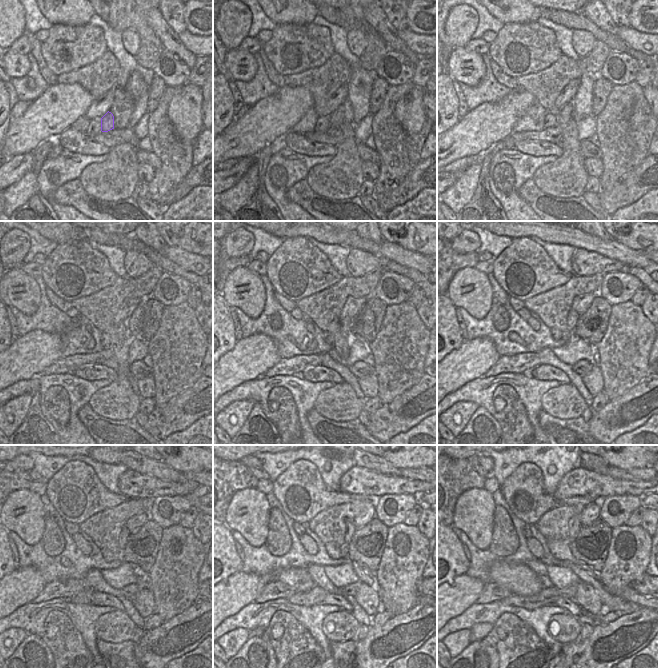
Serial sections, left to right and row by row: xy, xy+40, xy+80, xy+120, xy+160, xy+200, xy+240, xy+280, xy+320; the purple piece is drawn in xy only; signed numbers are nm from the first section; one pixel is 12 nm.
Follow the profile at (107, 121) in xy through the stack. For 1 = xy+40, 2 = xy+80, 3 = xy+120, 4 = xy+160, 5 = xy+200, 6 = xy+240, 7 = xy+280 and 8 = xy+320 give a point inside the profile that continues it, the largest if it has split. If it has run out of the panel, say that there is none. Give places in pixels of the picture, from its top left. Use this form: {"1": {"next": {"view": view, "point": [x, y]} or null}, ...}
{"1": {"next": {"view": "xy+40", "point": [336, 119]}}, "2": {"next": {"view": "xy+80", "point": [564, 115]}}, "3": {"next": {"view": "xy+120", "point": [117, 338]}}, "4": {"next": {"view": "xy+160", "point": [340, 338]}}, "5": {"next": {"view": "xy+200", "point": [571, 320]}}, "6": {"next": {"view": "xy+240", "point": [124, 534]}}, "7": {"next": {"view": "xy+280", "point": [350, 528]}}, "8": {"next": {"view": "xy+320", "point": [574, 523]}}}

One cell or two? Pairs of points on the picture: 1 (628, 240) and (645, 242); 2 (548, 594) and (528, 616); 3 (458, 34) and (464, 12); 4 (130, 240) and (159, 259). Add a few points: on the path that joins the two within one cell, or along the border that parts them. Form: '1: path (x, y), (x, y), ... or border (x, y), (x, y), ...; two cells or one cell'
1: path (632, 240), (641, 240); one cell
2: border (549, 604), (534, 609), (511, 606); two cells
3: path (459, 29), (463, 17); one cell
4: path (137, 245), (152, 255); one cell

